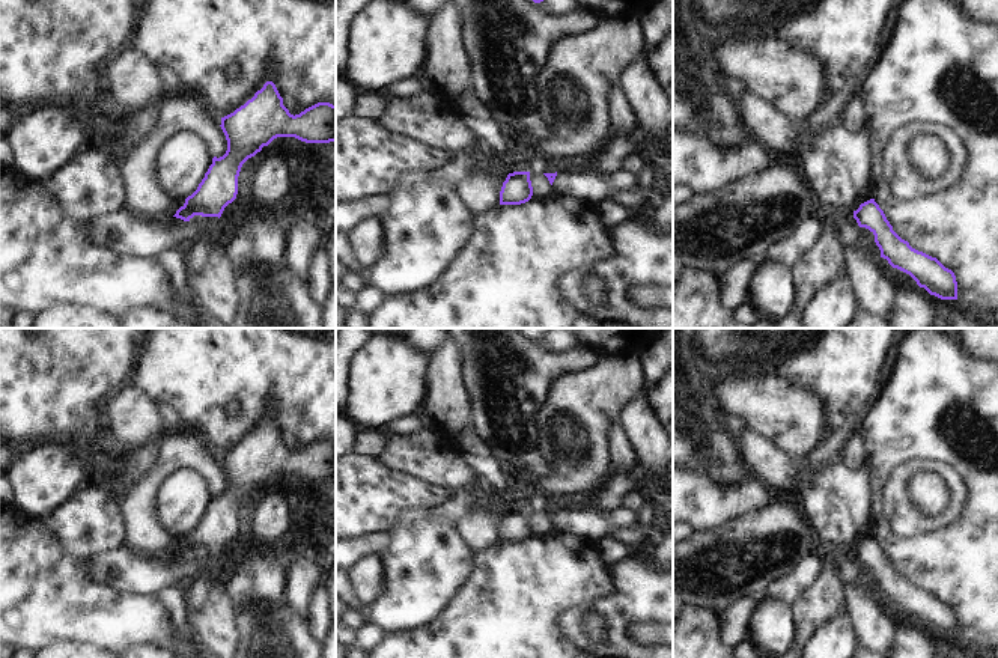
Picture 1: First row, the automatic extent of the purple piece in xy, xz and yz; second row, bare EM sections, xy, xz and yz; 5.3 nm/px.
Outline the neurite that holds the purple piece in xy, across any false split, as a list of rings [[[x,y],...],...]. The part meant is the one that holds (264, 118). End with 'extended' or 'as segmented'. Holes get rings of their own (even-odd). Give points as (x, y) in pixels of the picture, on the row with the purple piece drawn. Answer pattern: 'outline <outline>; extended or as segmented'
outline [[[266,81],[251,99],[233,113],[221,117],[220,126],[227,140],[227,151],[223,157],[212,158],[212,164],[197,190],[185,199],[185,203],[173,215],[176,218],[184,221],[190,221],[194,215],[220,218],[224,208],[236,199],[238,176],[242,164],[277,137],[295,137],[306,143],[336,142],[336,105],[330,102],[318,102],[294,116],[283,105],[283,98],[275,84]]]; as segmented

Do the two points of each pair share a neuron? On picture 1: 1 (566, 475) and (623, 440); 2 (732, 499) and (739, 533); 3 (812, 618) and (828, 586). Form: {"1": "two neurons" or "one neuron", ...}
{"1": "two neurons", "2": "two neurons", "3": "one neuron"}

